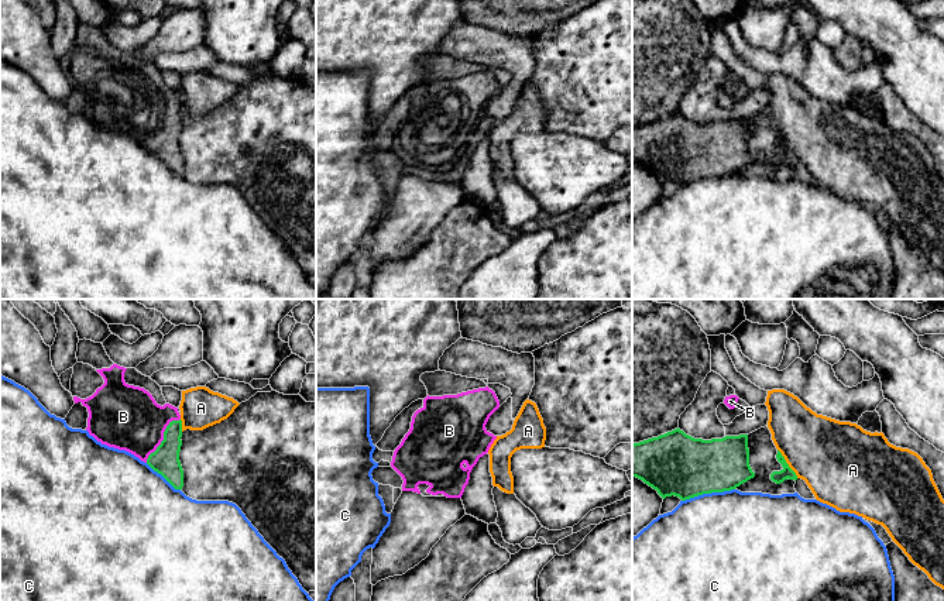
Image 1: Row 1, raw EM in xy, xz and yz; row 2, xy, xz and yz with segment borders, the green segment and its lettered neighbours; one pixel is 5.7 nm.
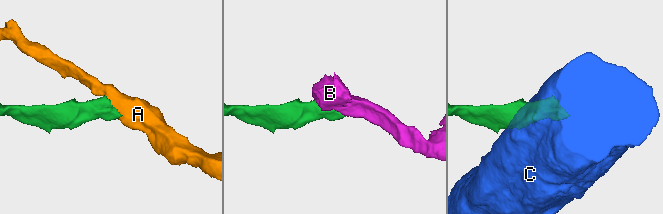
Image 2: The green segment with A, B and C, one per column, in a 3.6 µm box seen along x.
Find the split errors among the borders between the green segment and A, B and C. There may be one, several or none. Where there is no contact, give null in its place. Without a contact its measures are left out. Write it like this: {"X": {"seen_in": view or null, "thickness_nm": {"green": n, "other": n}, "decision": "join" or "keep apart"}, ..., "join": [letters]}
{"A": {"seen_in": "yz", "thickness_nm": {"green": 70, "other": 400}, "decision": "keep apart"}, "B": {"seen_in": "xy", "thickness_nm": {"green": 160, "other": 360}, "decision": "join"}, "C": {"seen_in": "yz", "thickness_nm": {"green": 360, "other": 500}, "decision": "keep apart"}, "join": ["B"]}

